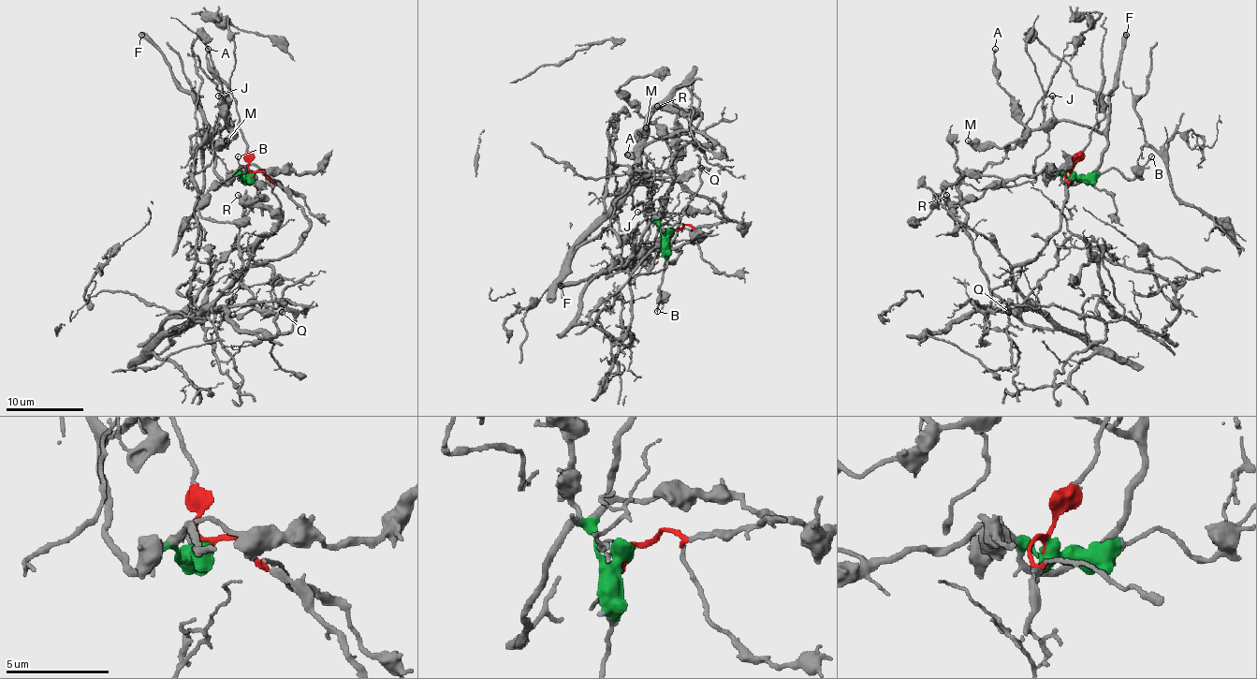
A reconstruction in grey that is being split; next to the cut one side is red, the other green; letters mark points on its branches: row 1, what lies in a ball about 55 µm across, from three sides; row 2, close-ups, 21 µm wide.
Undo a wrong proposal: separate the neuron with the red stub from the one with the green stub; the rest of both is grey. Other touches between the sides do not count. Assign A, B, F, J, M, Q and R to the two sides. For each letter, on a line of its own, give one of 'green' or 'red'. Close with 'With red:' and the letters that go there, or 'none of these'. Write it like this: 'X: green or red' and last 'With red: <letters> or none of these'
A: green
B: green
F: green
J: green
M: green
Q: red
R: green
With red: Q

